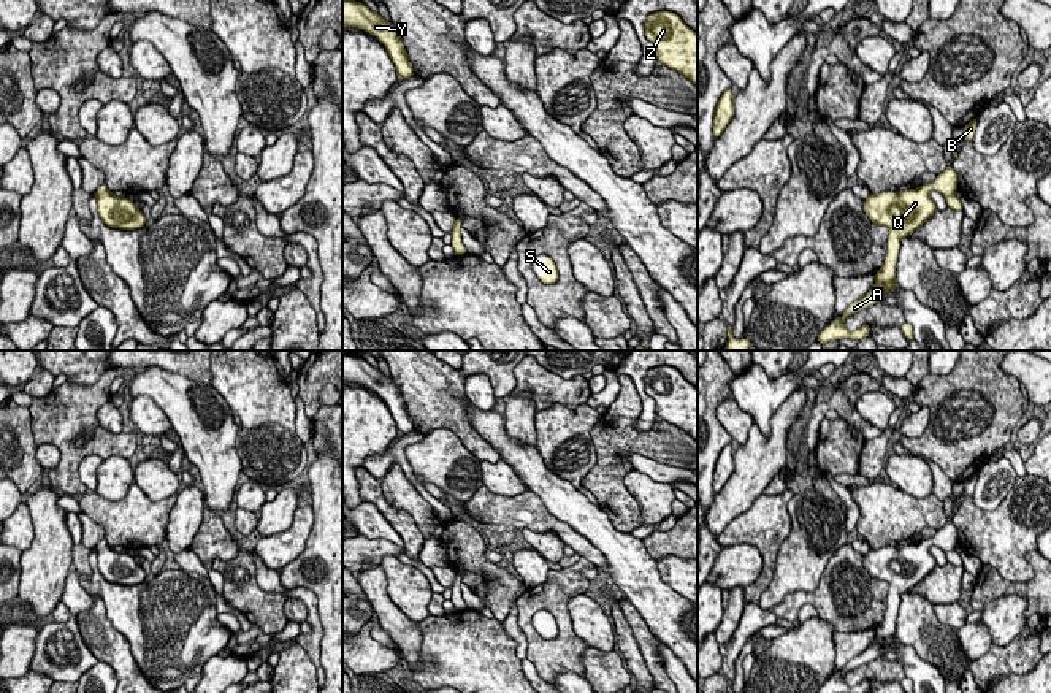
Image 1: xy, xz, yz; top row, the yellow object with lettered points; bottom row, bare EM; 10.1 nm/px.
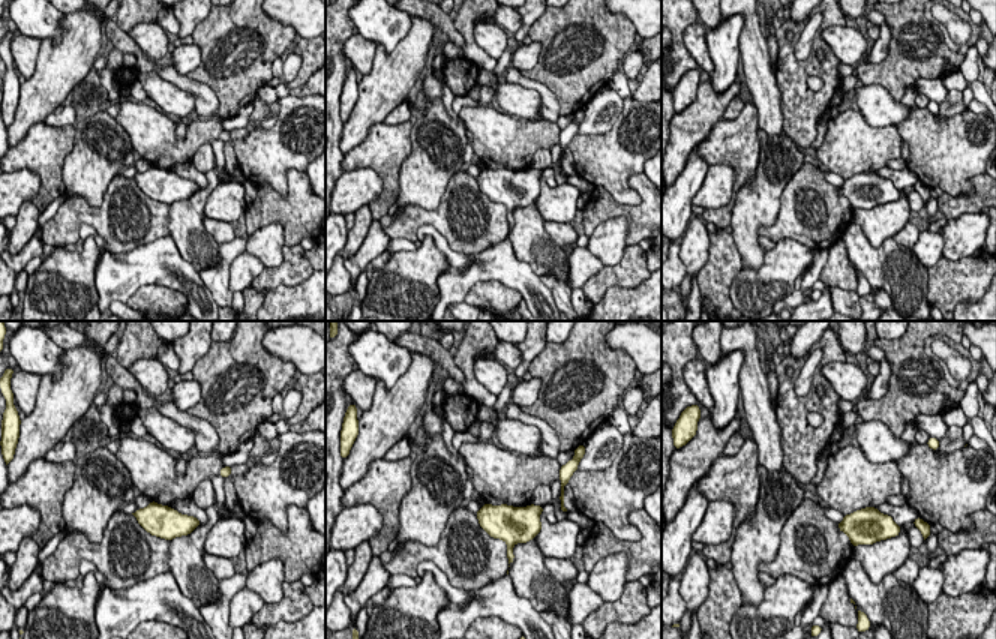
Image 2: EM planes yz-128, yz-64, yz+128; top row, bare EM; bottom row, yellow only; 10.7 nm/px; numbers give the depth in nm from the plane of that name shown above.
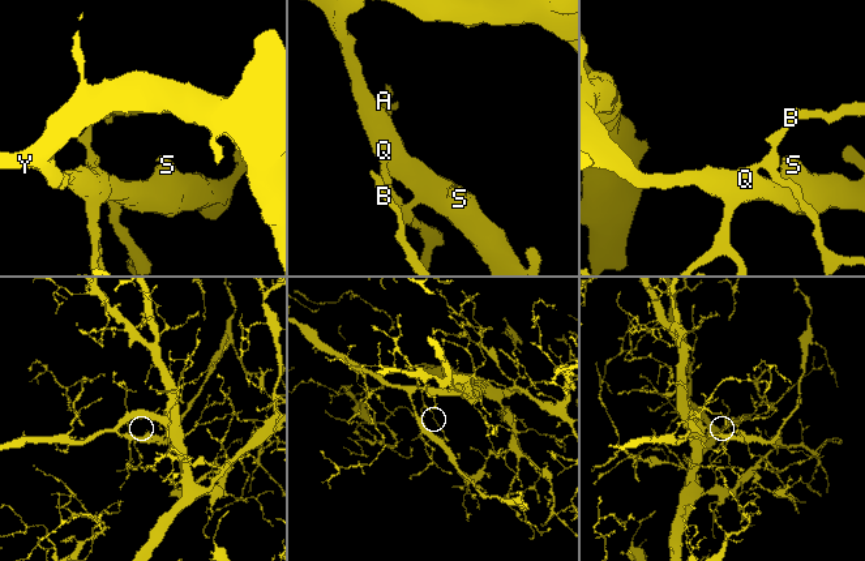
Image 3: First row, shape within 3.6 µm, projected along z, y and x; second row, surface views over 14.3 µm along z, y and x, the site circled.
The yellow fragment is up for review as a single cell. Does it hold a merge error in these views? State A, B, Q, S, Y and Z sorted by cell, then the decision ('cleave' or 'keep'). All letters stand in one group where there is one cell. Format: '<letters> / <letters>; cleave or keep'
A B Q S Y Z; keep

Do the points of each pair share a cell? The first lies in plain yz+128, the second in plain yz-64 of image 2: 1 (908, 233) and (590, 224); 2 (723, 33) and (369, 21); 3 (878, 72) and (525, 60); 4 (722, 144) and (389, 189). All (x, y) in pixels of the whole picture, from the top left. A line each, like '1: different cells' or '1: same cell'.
1: different cells
2: same cell
3: different cells
4: same cell

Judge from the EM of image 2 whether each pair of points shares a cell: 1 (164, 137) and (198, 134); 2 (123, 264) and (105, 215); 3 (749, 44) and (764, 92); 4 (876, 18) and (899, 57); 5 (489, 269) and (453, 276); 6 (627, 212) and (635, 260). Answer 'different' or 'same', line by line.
1: same
2: different
3: same
4: different
5: same
6: different

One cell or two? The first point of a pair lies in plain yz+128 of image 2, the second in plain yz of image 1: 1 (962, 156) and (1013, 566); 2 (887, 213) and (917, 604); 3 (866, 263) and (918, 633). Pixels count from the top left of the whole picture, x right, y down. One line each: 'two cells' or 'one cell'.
1: one cell
2: two cells
3: one cell

